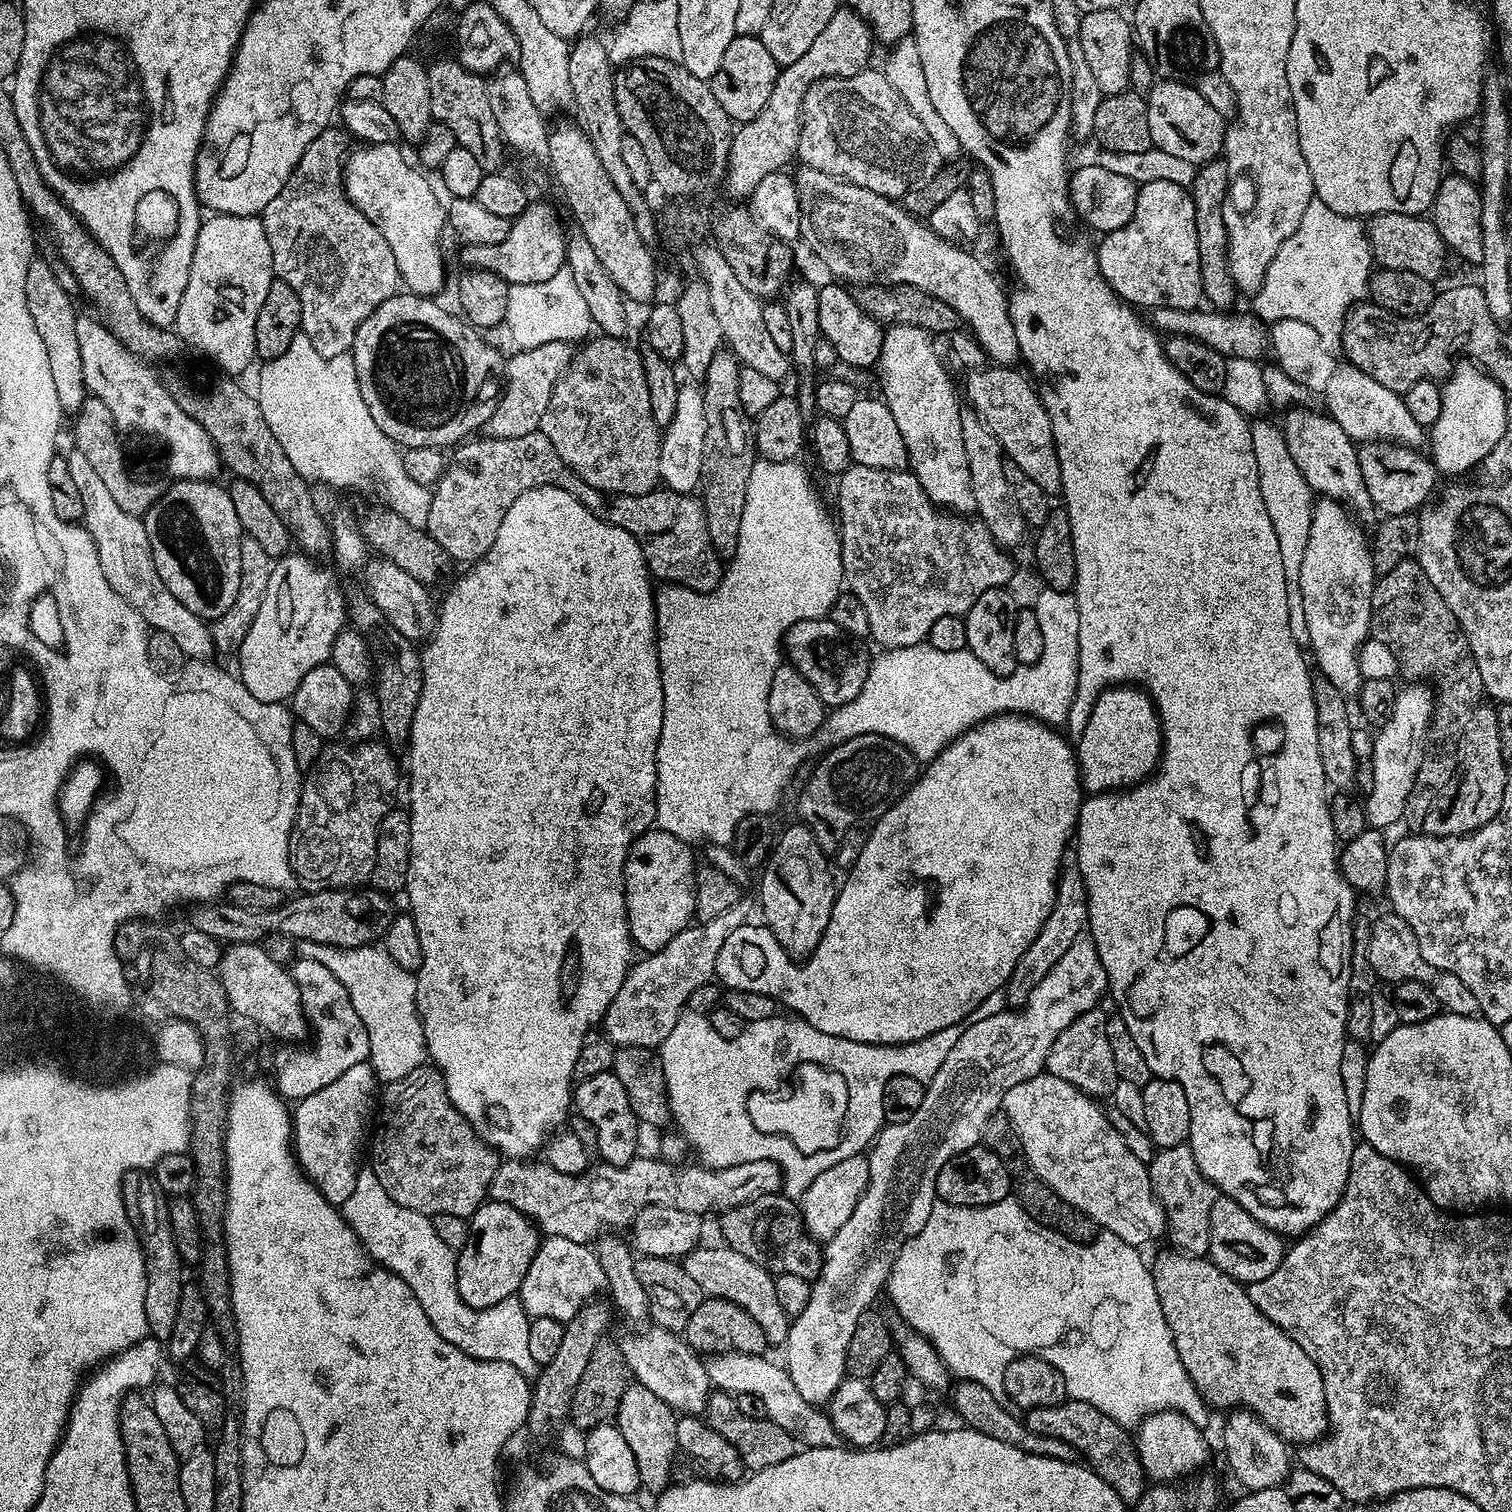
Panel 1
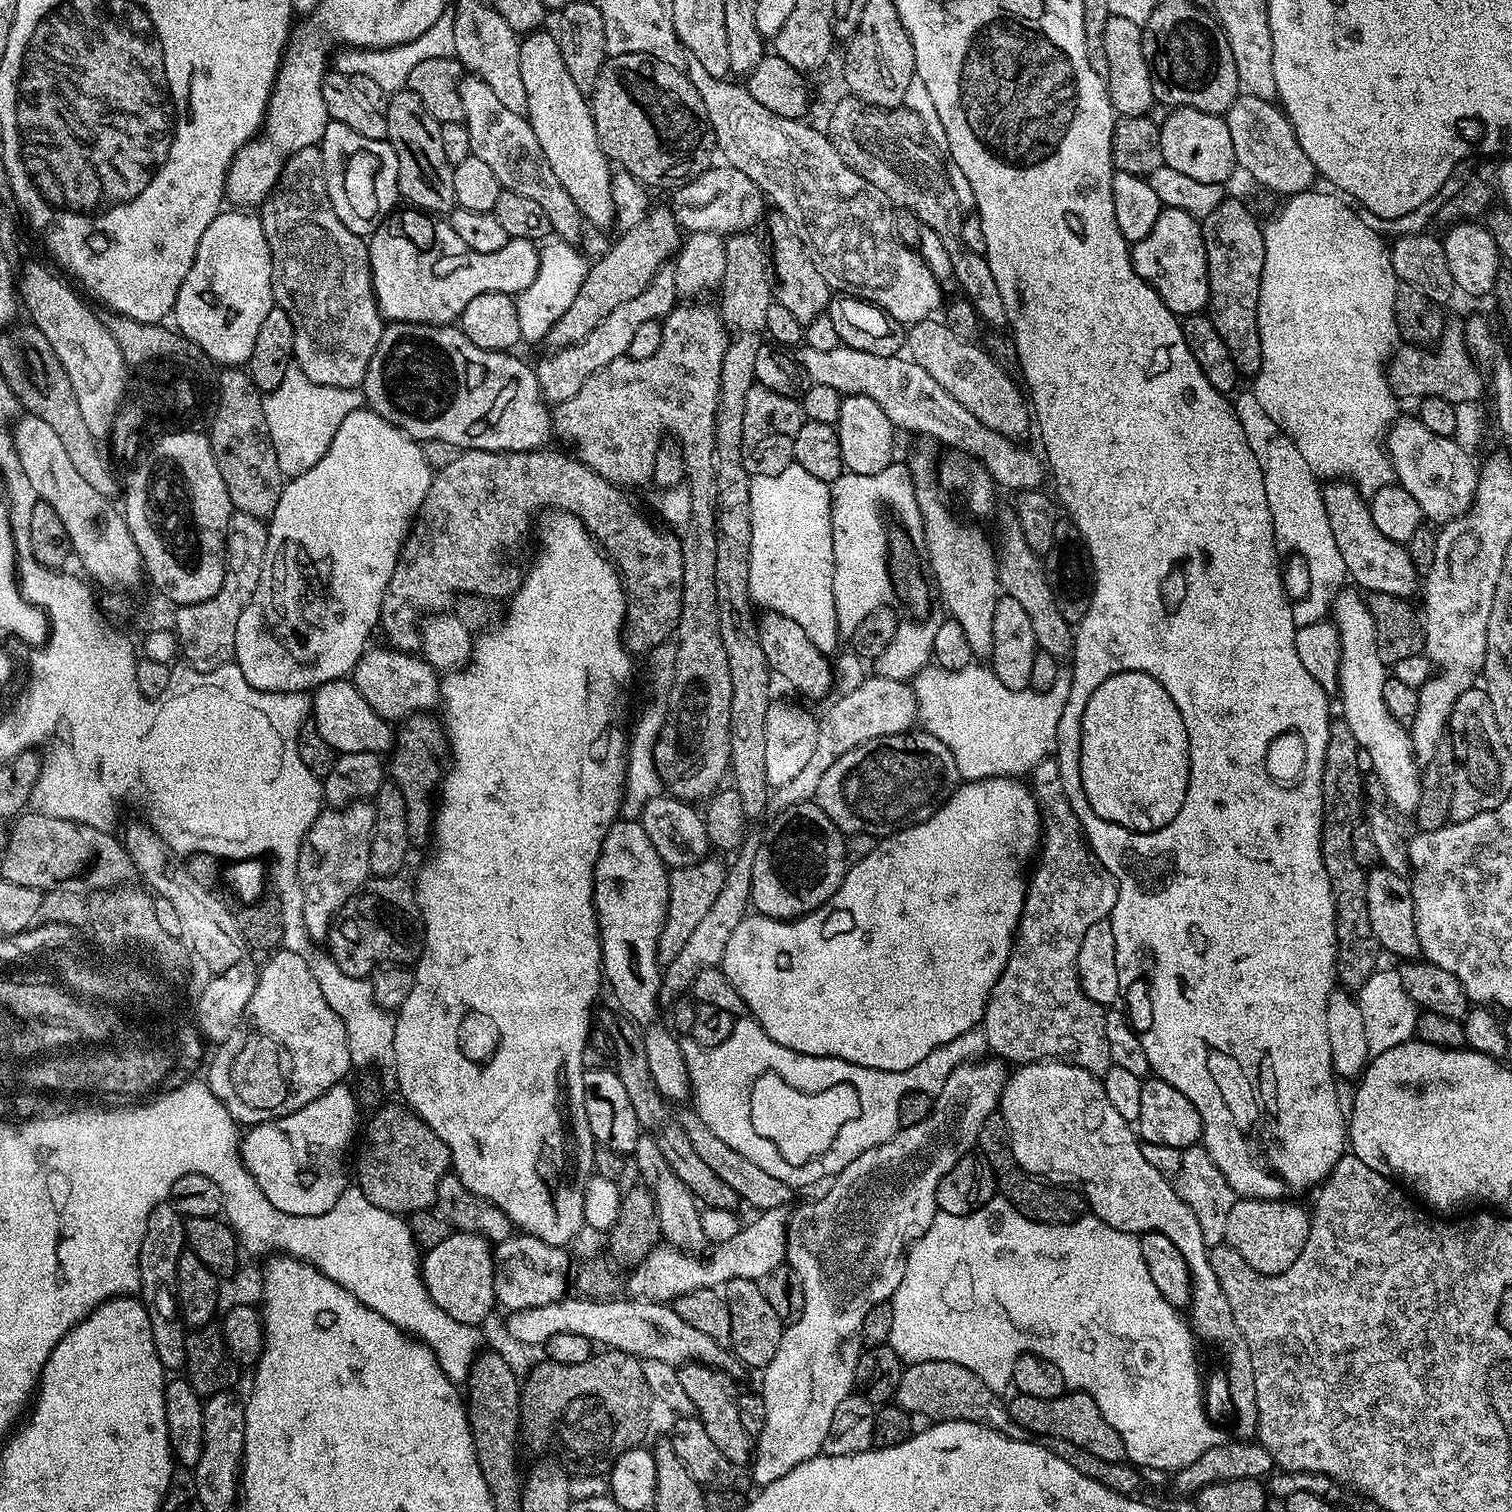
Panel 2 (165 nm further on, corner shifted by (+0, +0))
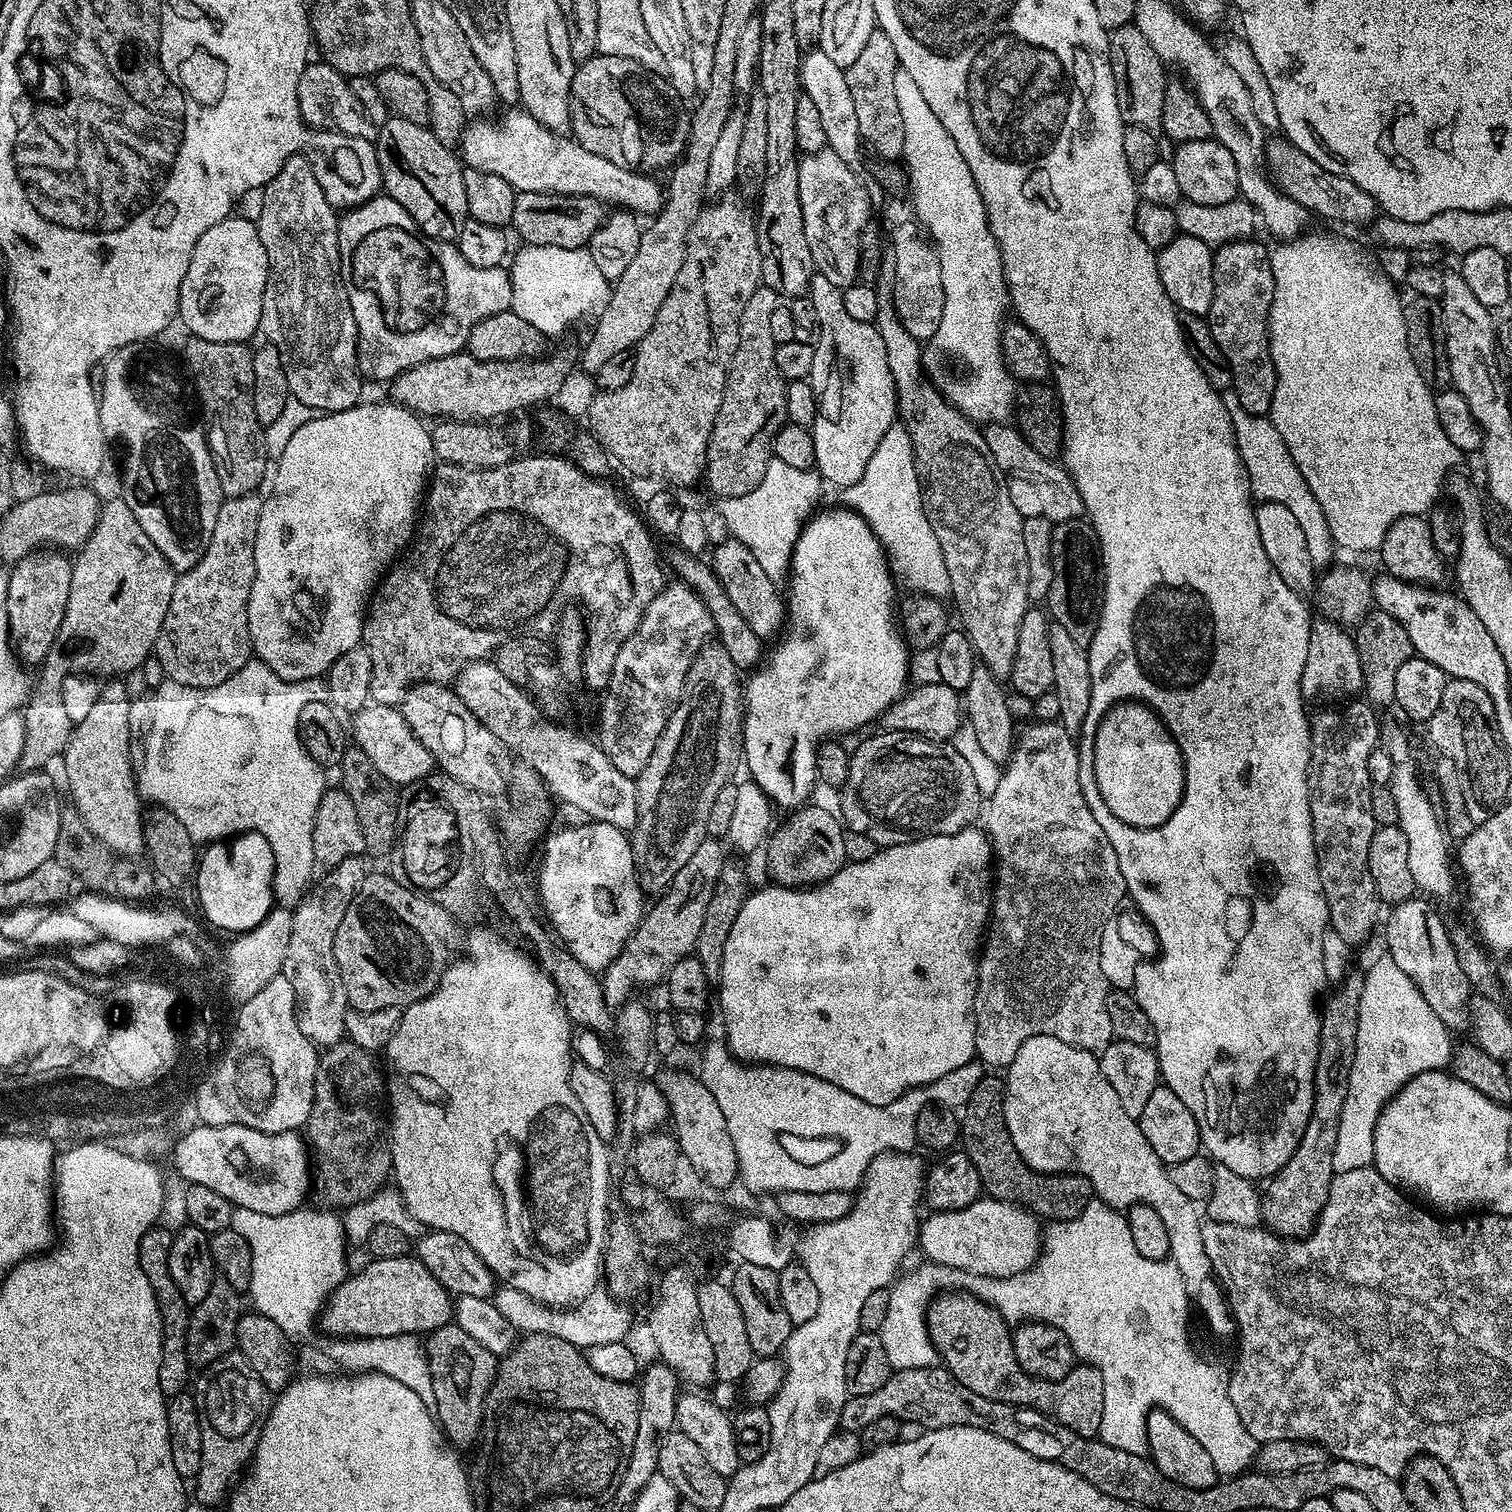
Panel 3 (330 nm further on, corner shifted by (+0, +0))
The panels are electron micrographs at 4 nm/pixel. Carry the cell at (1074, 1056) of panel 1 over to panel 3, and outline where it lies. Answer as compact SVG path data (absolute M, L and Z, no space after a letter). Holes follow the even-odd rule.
M1036 722L1033 725L1033 728L1026 729L1021 736L1019 733L1010 763L1007 765L1009 768L1005 767L1001 771L998 790L994 790L994 794L990 794L983 801L982 811L978 817L983 831L988 833L988 841L992 843L994 887L992 914L988 918L988 927L976 966L976 997L974 998L976 1056L981 1064L992 1070L1007 1069L1014 1054L1018 1054L1018 1046L1022 1046L1026 1038L1035 1036L1062 1038L1062 1042L1070 1042L1070 1046L1078 1046L1082 1050L1097 1054L1104 1052L1106 1046L1110 1046L1114 1039L1110 1026L1110 1013L1106 1011L1106 998L1110 989L1106 982L1106 974L1102 974L1102 962L1098 962L1098 946L1102 942L1104 924L1113 919L1115 912L1112 911L1119 906L1120 899L1125 899L1126 896L1122 870L1118 866L1118 854L1114 854L1114 846L1110 846L1110 838L1106 838L1102 826L1098 826L1094 814L1090 814L1090 806L1086 806L1086 798L1082 798L1082 786L1078 782L1077 741L1059 722Z

